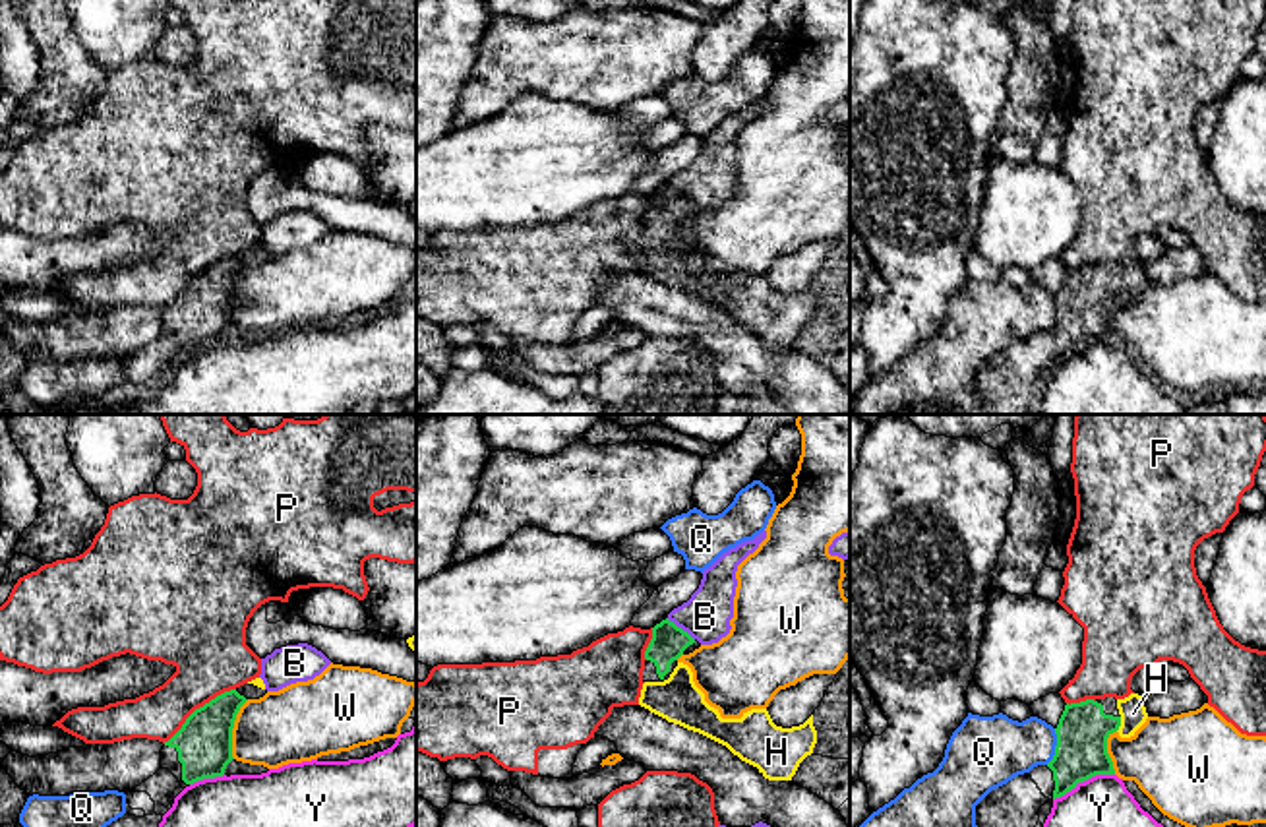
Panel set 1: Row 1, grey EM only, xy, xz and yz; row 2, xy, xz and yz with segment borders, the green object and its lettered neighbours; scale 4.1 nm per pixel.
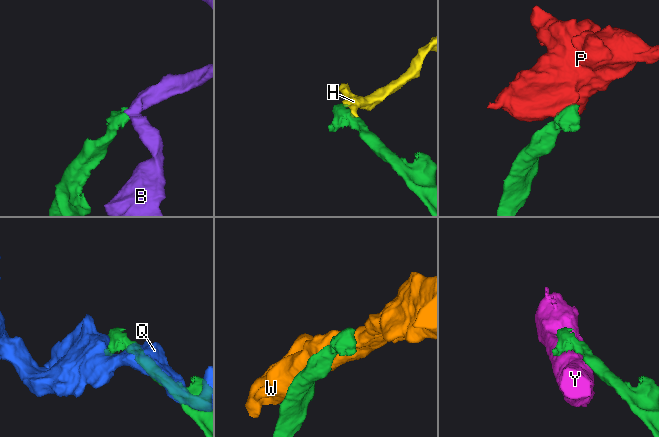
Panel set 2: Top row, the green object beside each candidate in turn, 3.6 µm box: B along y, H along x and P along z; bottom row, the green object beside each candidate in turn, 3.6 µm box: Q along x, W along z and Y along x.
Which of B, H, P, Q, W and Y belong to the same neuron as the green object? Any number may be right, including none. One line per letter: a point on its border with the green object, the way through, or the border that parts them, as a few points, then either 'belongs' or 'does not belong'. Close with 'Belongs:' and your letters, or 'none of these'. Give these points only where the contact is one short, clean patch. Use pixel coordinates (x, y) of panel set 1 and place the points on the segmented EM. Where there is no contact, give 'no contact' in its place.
B: meets green in xz at (680, 628); border along xz (666, 618), (693, 640); does not belong
H: meets green in yz at (1119, 725); runs through yz (1083, 731), (1096, 725), (1119, 725), (1133, 713); belongs
P: meets green in xy at (200, 707); border along xy (235, 688), (200, 705), (163, 742); does not belong
Q: meets green in yz at (1055, 746); does not belong
W: meets green in xy at (233, 727); does not belong
Y: meets green in yz at (1083, 781); border along yz (1114, 773), (1096, 773), (1079, 781), (1054, 800); does not belong
Belongs: H

